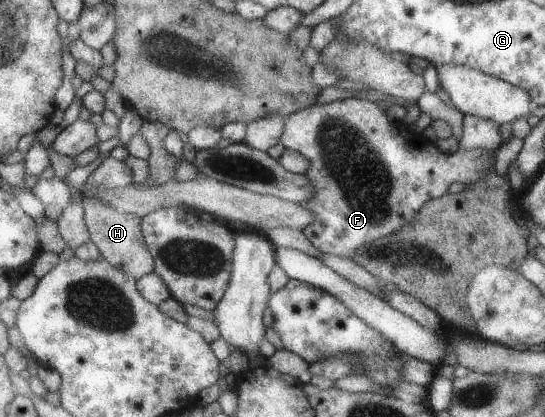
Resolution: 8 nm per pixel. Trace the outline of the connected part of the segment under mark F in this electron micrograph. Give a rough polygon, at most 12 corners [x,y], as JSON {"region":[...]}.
{"region":[[362,97],[284,119],[322,254],[416,221],[497,152],[442,153]]}

